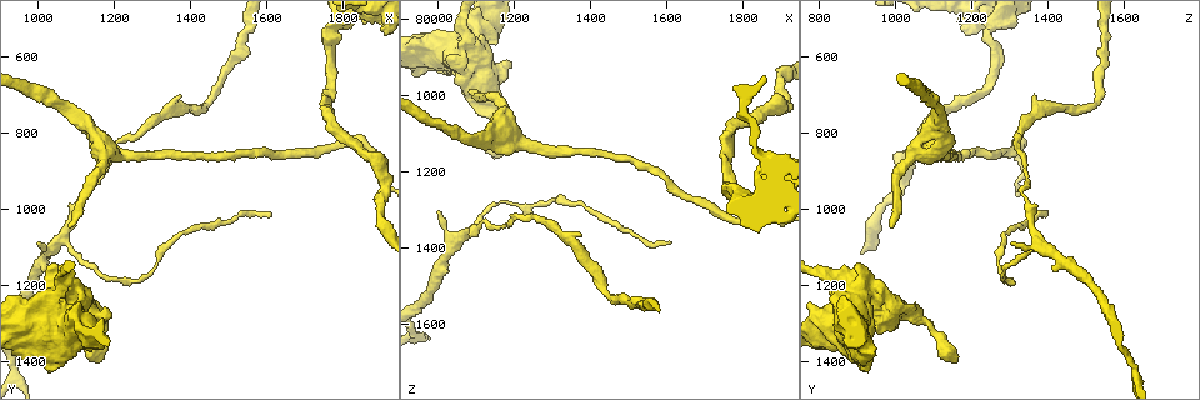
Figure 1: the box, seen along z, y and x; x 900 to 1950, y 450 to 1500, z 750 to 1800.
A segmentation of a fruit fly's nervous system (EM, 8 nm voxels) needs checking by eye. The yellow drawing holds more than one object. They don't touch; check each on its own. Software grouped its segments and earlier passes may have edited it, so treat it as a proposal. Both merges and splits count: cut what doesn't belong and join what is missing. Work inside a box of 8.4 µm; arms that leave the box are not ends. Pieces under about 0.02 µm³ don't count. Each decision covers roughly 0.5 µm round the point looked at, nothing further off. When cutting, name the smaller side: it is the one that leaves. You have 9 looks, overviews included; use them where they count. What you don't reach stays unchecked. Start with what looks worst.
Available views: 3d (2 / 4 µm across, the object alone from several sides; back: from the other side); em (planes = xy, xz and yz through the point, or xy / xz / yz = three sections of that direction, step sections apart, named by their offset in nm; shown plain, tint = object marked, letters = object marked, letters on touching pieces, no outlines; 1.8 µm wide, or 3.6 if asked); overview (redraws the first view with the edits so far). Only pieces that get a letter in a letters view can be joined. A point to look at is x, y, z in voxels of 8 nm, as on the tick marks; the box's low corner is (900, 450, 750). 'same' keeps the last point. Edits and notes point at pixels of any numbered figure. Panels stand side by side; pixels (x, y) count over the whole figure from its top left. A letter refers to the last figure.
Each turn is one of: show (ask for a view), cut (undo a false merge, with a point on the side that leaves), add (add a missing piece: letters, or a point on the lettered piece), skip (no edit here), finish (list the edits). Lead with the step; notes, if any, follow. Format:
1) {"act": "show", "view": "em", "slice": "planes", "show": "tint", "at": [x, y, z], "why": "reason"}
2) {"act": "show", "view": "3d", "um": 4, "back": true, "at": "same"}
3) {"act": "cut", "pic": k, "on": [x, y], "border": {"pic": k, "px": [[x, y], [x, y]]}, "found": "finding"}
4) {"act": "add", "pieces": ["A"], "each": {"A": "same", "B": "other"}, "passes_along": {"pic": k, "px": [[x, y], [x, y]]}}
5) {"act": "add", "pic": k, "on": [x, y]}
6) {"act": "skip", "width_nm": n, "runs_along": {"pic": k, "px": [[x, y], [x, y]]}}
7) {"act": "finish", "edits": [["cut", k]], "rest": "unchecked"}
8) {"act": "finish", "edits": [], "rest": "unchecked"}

{"act": "show", "view": "em", "slice": "planes", "show": "plain", "at": [1155, 1405, 1155], "why": "free end"}

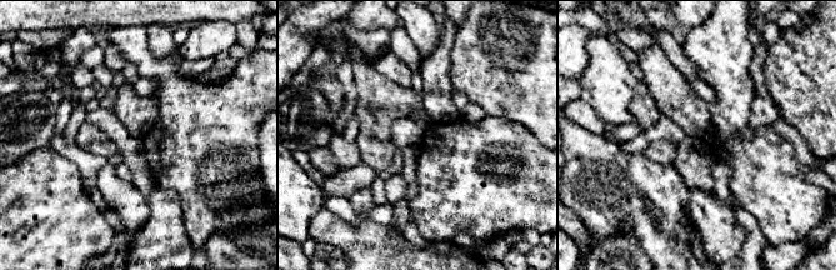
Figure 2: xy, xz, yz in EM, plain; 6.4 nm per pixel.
{"act": "show", "view": "em", "slice": "planes", "show": "letters", "at": "same", "why": "see the neighbours"}

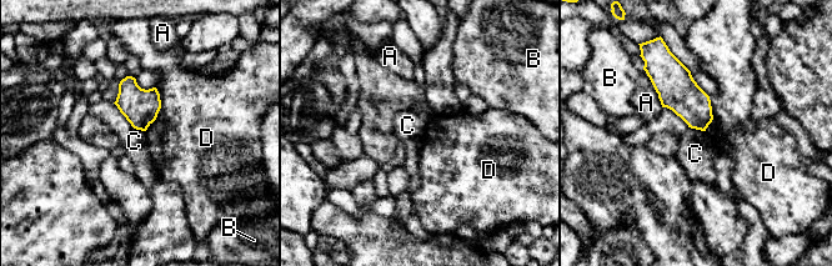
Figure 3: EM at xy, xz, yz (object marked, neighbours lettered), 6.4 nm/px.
{"act": "skip", "width_nm": 220, "each": {"A": "other", "B": "other", "C": "other", "D": "other"}, "found": "none of them fits"}

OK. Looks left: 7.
{"act": "show", "view": "3d", "um": 4, "at": [1040, 1240, 890]}

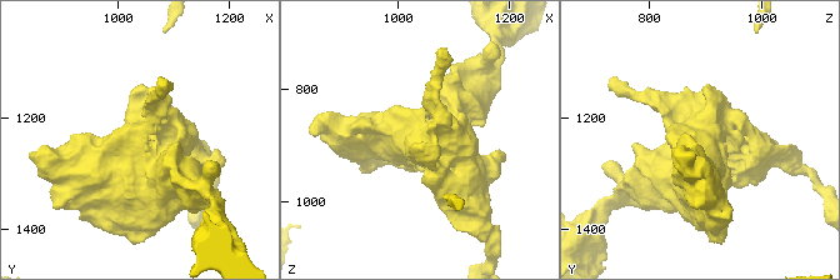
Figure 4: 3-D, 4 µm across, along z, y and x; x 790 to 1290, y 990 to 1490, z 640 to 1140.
{"act": "show", "view": "em", "um": 3.6, "slice": "planes", "show": "letters", "at": [1050, 1235, 885], "why": "now the EM"}

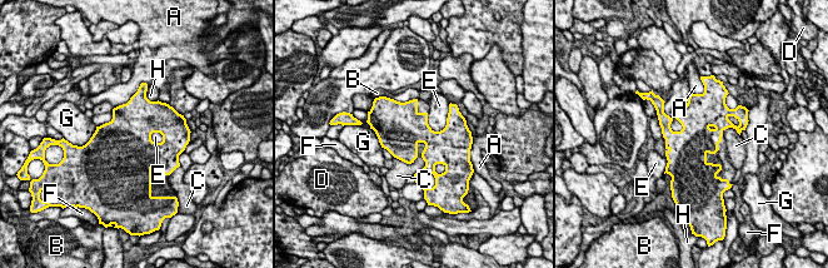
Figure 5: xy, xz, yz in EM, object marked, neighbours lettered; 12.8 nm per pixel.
{"act": "skip", "each": {"A": "other", "B": "other", "C": "other", "D": "other", "E": "other", "F": "other", "G": "other", "H": "other"}, "border": {"pic": 5, "px": [[425, 144], [410, 163], [394, 158]]}, "found": "one neuron here"}

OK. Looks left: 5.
{"act": "show", "view": "em", "slice": "planes", "show": "letters", "at": [1125, 765, 1110], "why": "calibre changes"}

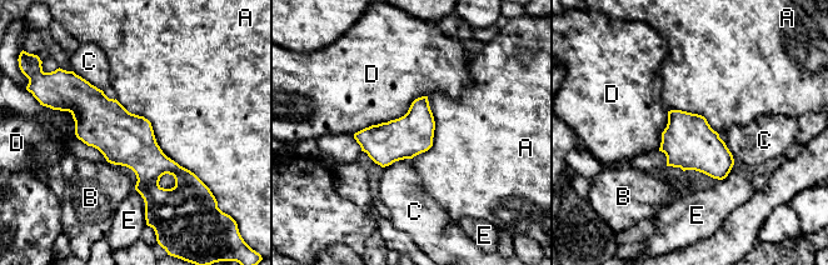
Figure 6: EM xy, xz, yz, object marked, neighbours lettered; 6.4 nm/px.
{"act": "skip", "width_nm": 260, "each": {"A": "other", "B": "other", "C": "other", "D": "other", "E": "other"}, "runs_along": {"pic": 6, "px": [[79, 80], [148, 164], [150, 205]]}, "found": "one neuron here"}

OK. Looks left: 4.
{"act": "show", "view": "em", "slice": "planes", "show": "plain", "at": [1605, 1020, 1390], "why": "end of a long branch"}

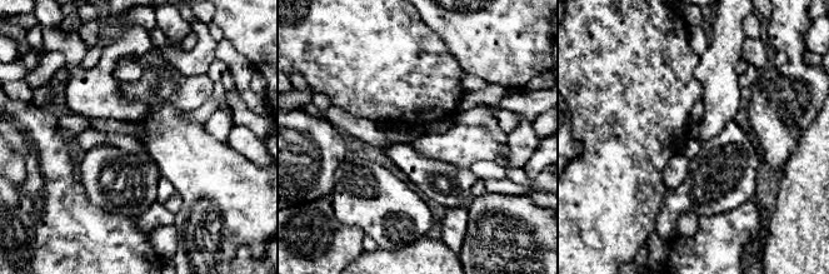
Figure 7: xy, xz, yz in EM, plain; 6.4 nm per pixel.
{"act": "show", "view": "em", "slice": "planes", "show": "letters", "at": "same", "why": "what lies round it"}

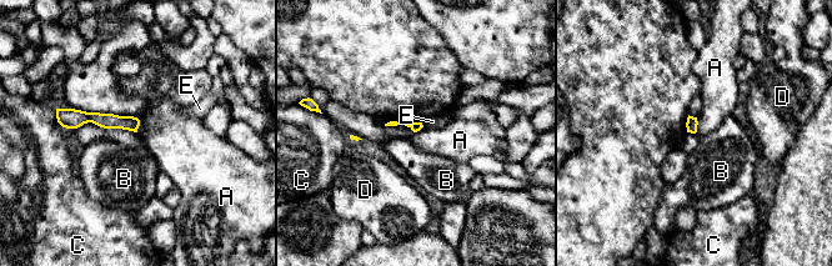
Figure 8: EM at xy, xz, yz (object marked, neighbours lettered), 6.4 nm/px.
{"act": "skip", "each": {"A": "other", "B": "other", "C": "other", "D": "other", "E": "other"}, "border": {"pic": 8, "px": [[697, 118], [697, 130], [695, 132]]}, "found": "no lettered piece goes on from it"}

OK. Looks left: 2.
{"act": "finish", "edits": [], "rest": "unchecked"}

